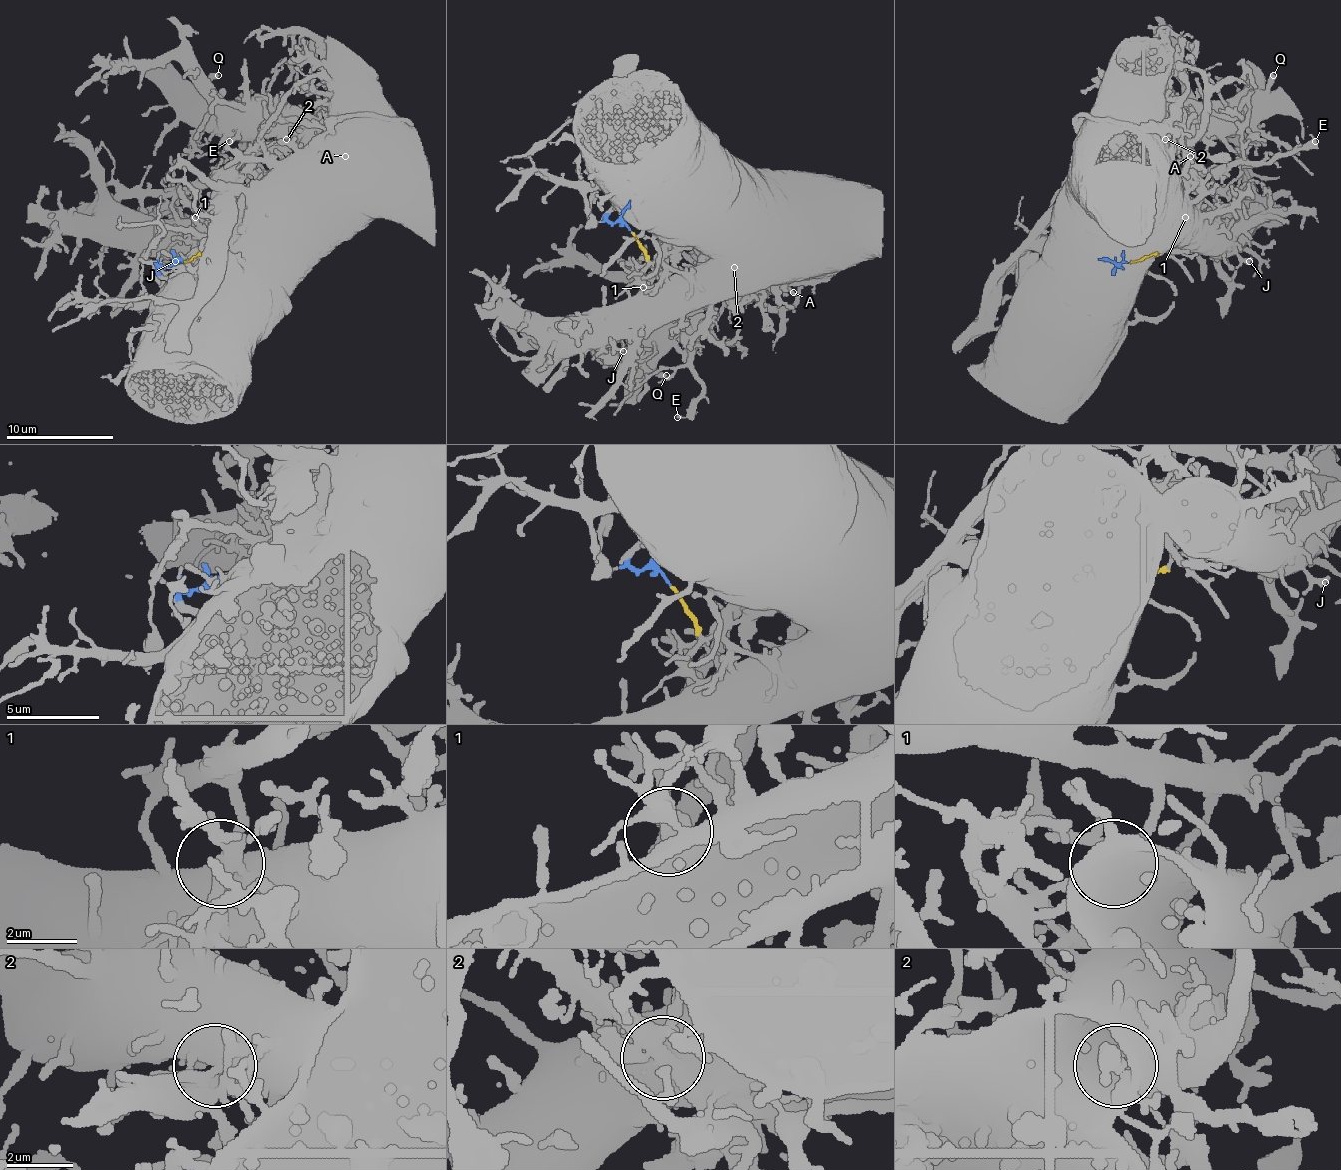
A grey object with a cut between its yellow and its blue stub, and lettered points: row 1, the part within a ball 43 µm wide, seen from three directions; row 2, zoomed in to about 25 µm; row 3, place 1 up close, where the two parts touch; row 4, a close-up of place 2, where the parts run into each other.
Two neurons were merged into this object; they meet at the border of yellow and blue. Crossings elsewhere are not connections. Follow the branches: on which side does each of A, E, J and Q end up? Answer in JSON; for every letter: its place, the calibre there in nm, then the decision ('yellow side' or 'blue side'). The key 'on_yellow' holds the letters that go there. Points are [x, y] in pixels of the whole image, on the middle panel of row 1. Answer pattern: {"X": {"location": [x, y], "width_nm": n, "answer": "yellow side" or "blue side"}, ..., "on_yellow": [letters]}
{"A": {"location": [793, 292], "width_nm": 300, "answer": "blue side"}, "E": {"location": [677, 417], "width_nm": 120, "answer": "yellow side"}, "J": {"location": [623, 351], "width_nm": 130, "answer": "blue side"}, "Q": {"location": [666, 375], "width_nm": 380, "answer": "blue side"}, "on_yellow": ["E"]}

